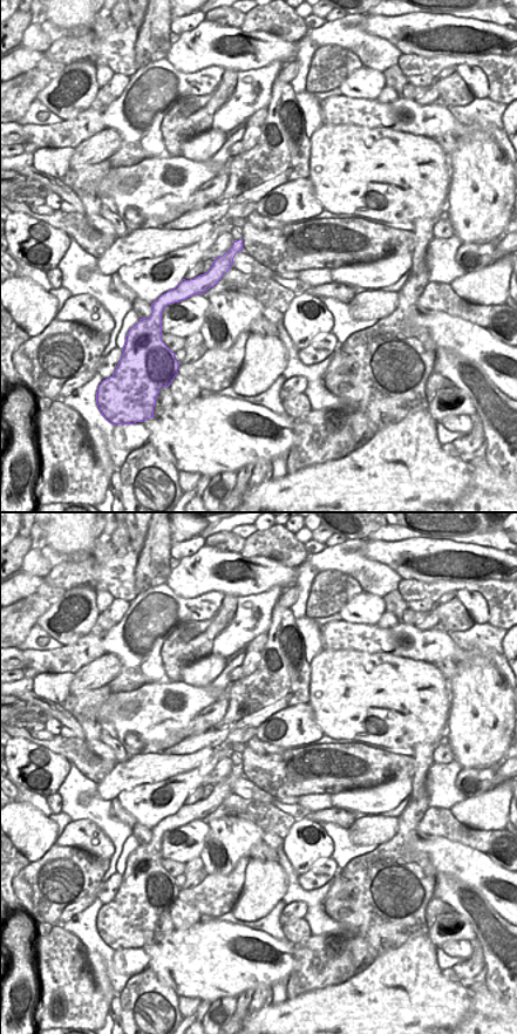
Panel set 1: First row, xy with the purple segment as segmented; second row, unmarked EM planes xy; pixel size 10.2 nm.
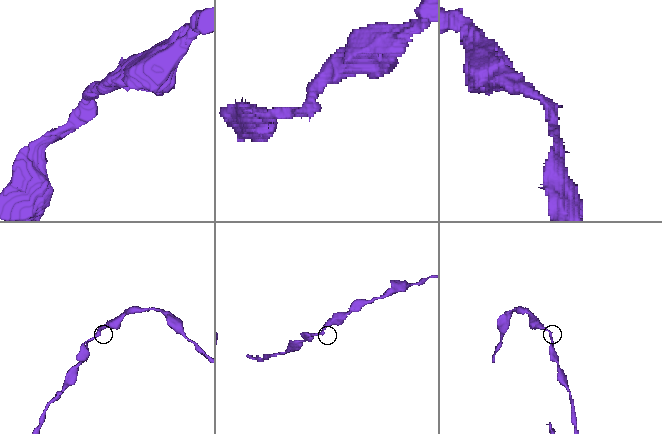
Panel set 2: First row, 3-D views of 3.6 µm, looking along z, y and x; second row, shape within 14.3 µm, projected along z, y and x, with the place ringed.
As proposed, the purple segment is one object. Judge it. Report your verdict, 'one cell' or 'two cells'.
one cell

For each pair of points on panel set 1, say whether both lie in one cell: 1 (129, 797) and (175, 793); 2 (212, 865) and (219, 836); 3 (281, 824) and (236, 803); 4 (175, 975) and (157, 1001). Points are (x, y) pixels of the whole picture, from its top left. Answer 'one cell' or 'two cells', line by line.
1: one cell
2: one cell
3: one cell
4: two cells

